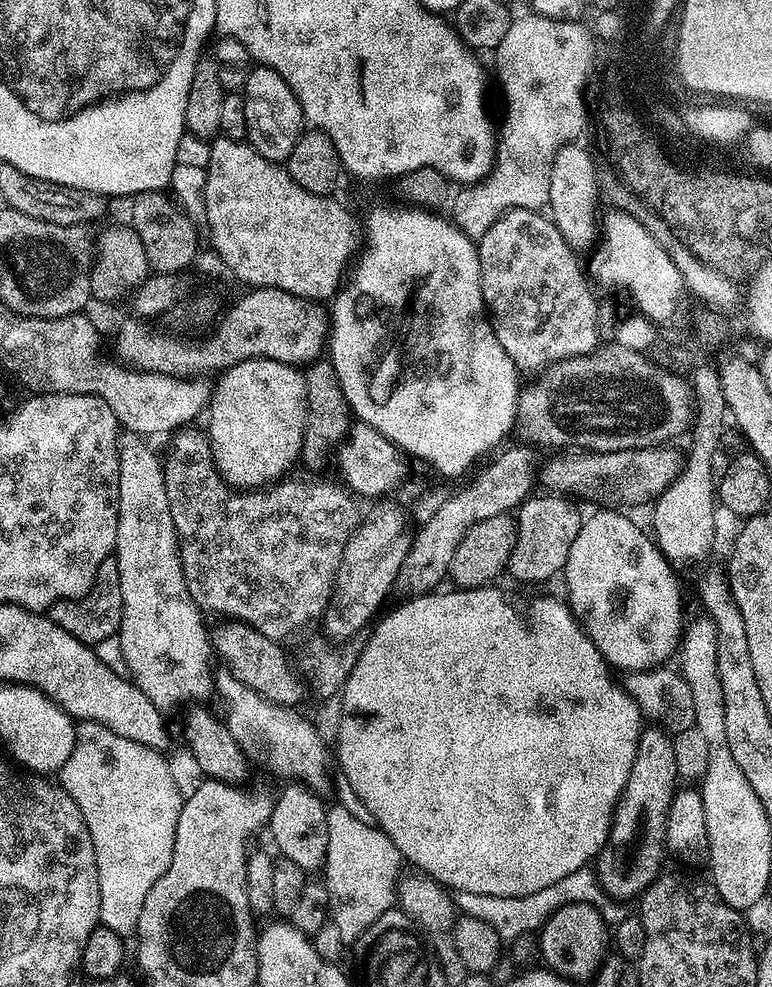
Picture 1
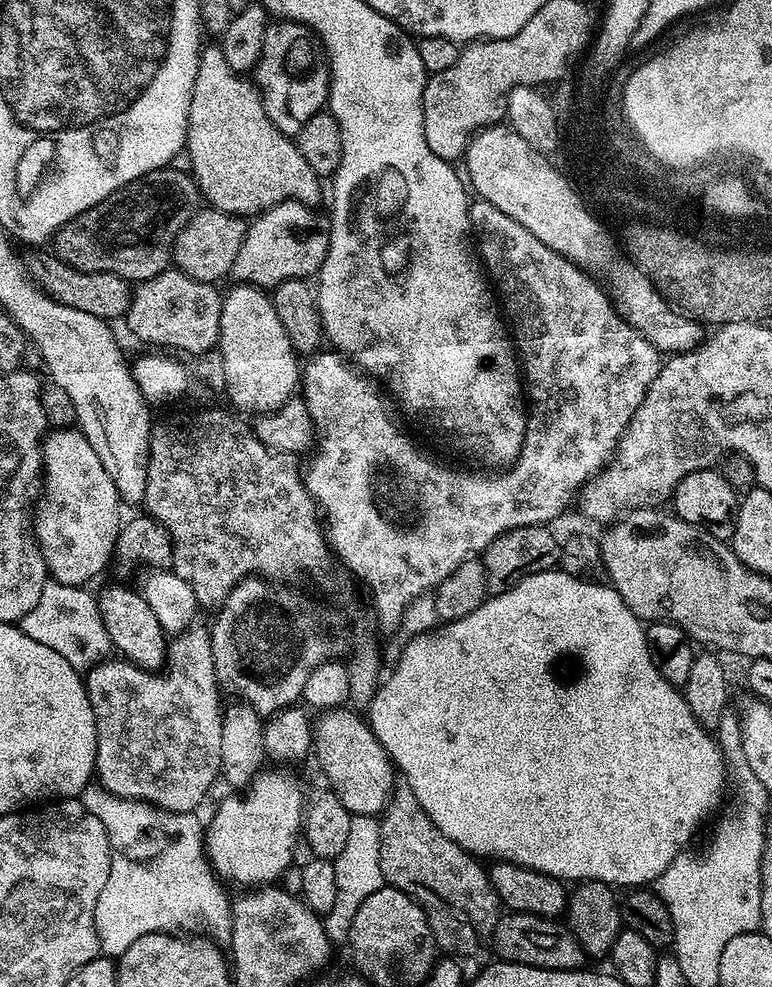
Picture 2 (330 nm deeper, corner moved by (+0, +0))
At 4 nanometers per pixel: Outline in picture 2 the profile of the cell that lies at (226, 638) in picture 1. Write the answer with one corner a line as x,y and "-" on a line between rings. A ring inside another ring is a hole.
341,706
329,708
319,713
320,721
317,719
314,724
314,760
320,763
324,776
328,779
327,787
340,797
342,806
353,816
375,816
379,817
388,806
392,798
394,779
394,765
388,759
388,751
378,742
378,738
372,733
371,727
351,707

